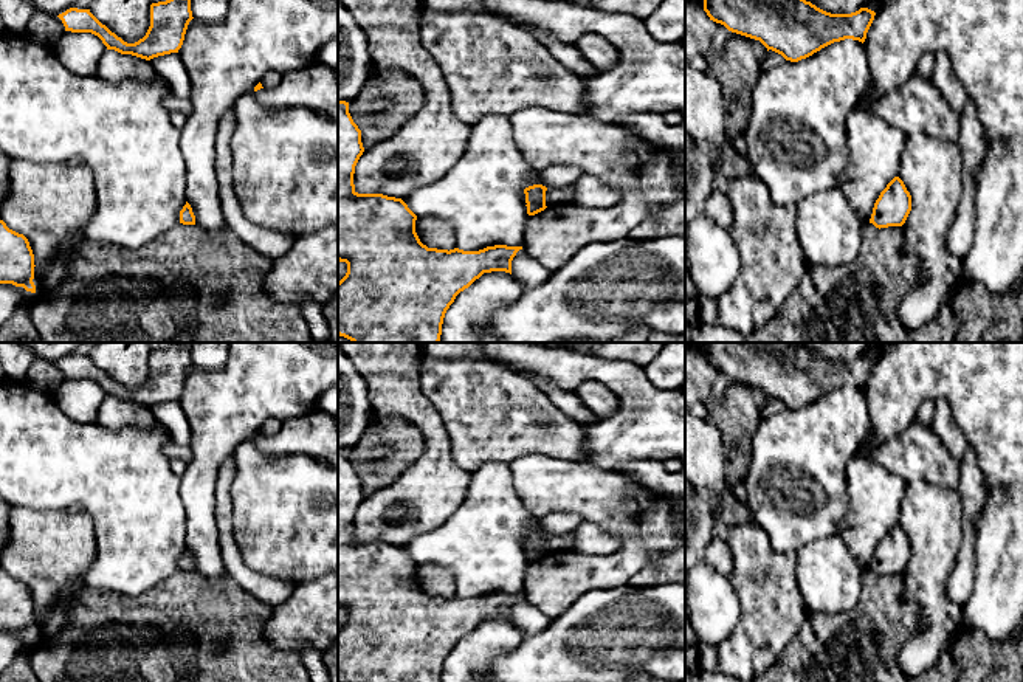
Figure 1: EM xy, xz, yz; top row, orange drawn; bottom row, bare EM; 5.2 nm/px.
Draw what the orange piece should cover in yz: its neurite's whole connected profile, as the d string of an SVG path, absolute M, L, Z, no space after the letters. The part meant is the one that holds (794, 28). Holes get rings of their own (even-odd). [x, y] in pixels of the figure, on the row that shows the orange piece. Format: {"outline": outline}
{"outline": "M704 0L704 11L710 20L760 40L790 62L845 39L863 43L876 16L868 8L831 14L806 0Z"}

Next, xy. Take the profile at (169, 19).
{"outline": "M191 0L152 3L150 26L146 36L135 43L127 43L102 25L90 9L70 8L57 17L62 20L65 31L91 33L102 40L107 50L115 50L121 54L132 54L146 60L178 53L188 25L194 19Z"}

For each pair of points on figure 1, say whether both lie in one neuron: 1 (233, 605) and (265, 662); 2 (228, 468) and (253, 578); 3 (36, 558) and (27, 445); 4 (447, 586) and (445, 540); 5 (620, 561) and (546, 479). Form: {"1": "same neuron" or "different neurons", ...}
{"1": "same neuron", "2": "same neuron", "3": "different neurons", "4": "different neurons", "5": "same neuron"}

